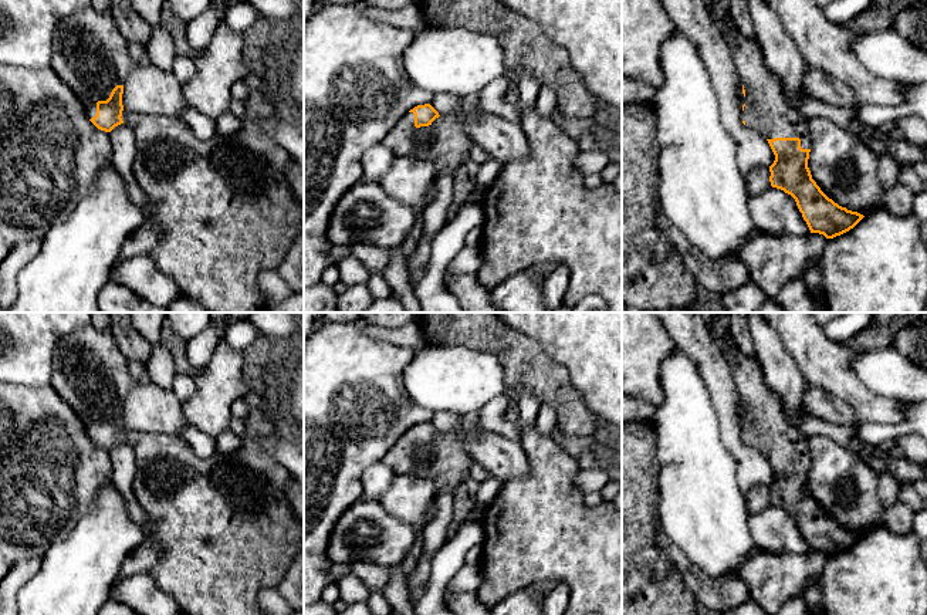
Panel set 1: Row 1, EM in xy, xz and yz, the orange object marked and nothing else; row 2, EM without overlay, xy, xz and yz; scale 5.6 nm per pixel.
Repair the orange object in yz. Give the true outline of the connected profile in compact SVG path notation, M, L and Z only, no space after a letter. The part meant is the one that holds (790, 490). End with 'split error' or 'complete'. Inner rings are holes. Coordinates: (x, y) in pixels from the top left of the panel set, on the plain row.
M730 331L721 347L742 401L742 442L765 456L775 473L771 504L795 517L811 551L833 557L849 550L865 534L835 521L812 497L808 437L789 425L781 401L764 381L759 361L738 349Z | split error

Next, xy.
M91 324L60 339L51 386L81 418L98 447L111 450L124 442L124 401L133 383L111 328L101 331Z | split error

